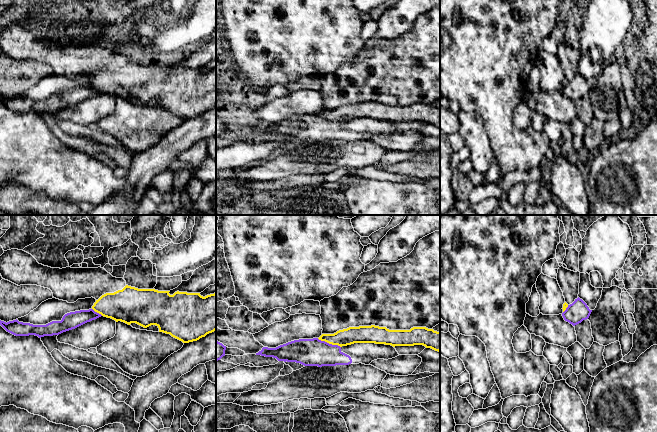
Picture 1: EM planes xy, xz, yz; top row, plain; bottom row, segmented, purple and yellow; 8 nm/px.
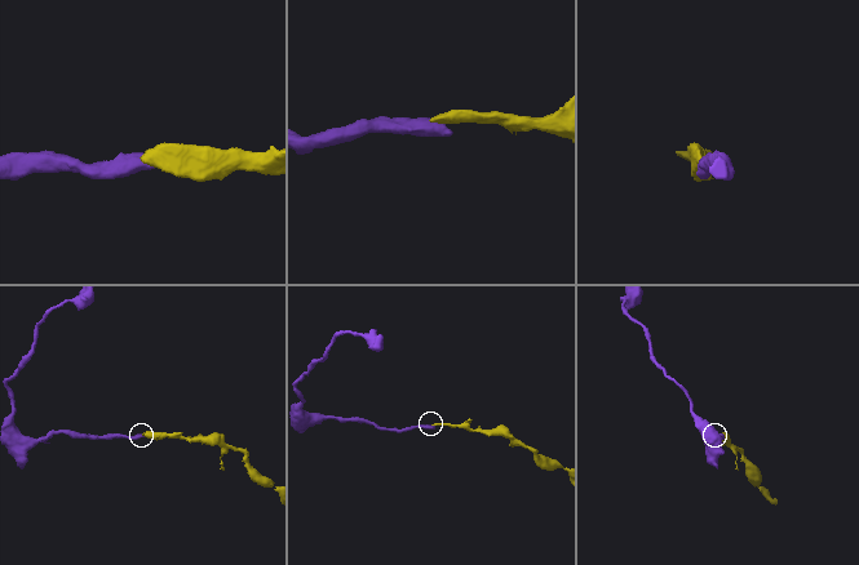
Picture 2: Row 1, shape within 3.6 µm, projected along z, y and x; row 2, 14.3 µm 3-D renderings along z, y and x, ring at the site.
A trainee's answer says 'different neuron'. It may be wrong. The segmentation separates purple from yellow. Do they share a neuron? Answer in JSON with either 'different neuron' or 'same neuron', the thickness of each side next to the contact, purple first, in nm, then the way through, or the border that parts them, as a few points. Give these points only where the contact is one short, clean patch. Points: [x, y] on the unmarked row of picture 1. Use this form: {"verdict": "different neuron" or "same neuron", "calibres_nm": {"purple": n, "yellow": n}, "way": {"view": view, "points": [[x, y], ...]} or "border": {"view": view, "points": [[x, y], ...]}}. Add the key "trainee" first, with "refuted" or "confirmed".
{"trainee": "confirmed", "verdict": "different neuron", "calibres_nm": {"purple": 220, "yellow": 140}, "border": {"view": "xz", "points": [[317, 114], [337, 120], [340, 123]]}}

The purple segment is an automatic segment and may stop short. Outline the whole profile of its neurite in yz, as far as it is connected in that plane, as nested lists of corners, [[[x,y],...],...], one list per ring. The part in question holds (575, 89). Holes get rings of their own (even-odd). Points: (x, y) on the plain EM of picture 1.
[[[578,73],[572,80],[568,81],[562,92],[565,97],[575,102],[588,95],[591,88],[592,86],[589,85],[587,80]]]

